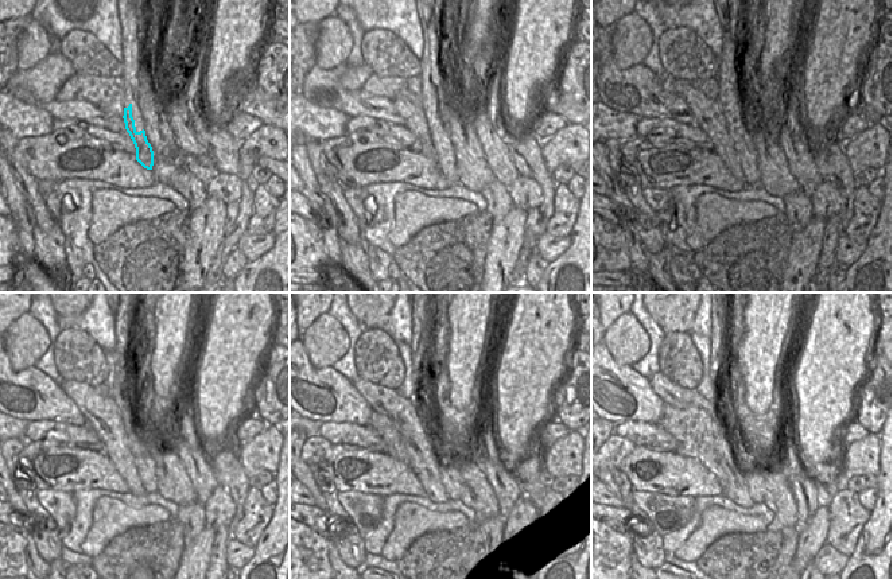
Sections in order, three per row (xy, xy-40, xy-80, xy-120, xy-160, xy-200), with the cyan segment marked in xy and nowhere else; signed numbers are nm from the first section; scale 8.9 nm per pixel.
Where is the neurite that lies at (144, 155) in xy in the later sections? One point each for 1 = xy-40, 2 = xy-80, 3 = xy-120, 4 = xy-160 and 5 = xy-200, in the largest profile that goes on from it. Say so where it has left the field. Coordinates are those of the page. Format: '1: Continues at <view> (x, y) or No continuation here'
1: Continues at xy-40 (445, 151)
2: Continues at xy-80 (744, 144)
3: Continues at xy-120 (139, 445)
4: Continues at xy-160 (445, 454)
5: Continues at xy-200 (754, 481).

